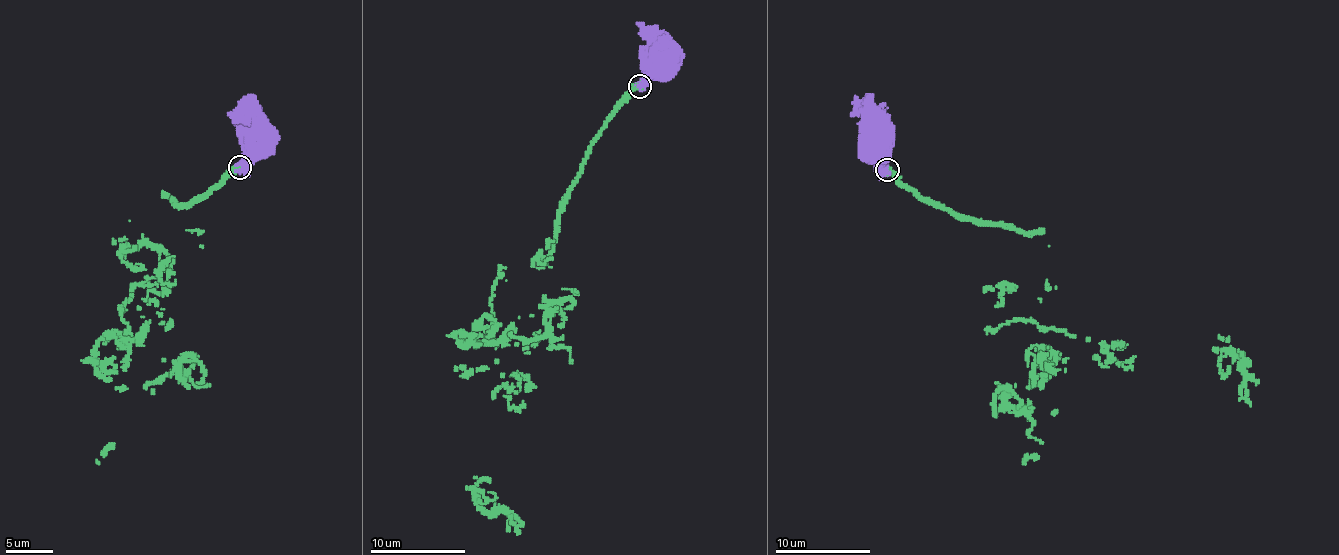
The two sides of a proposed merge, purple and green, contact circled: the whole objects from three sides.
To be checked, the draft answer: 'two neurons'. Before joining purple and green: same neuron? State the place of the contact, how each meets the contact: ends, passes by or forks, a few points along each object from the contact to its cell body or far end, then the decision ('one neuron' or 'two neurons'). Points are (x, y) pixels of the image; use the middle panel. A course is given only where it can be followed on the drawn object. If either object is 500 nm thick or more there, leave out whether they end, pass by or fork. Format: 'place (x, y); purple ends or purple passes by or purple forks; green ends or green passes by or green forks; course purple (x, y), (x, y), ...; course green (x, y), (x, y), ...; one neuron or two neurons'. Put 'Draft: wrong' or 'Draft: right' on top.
Draft: wrong
place (639, 86); course purple (640, 86), (645, 79), (671, 72), (672, 60), (665, 60); course green (640, 86), (559, 205), (562, 288), (539, 256), (489, 304), (501, 373), (525, 391), (475, 496), (517, 534); one neuron

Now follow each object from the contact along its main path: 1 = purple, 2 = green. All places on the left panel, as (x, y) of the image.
1: (240, 166), (268, 141), (268, 128), (261, 133)
2: (240, 166), (171, 200), (186, 230), (125, 322), (130, 295), (163, 289), (122, 245), (152, 244), (169, 273)

